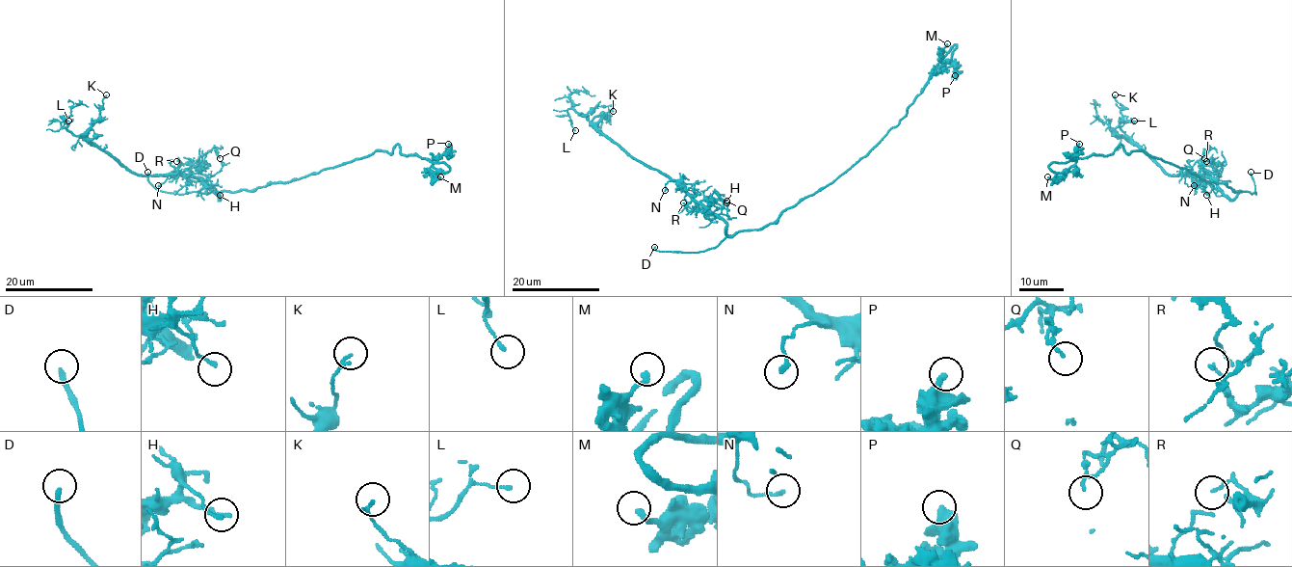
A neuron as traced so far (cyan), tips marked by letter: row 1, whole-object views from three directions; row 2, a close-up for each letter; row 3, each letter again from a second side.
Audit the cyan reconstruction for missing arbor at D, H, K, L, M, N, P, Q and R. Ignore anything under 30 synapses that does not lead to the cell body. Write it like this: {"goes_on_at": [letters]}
{"goes_on_at": ["D"]}

